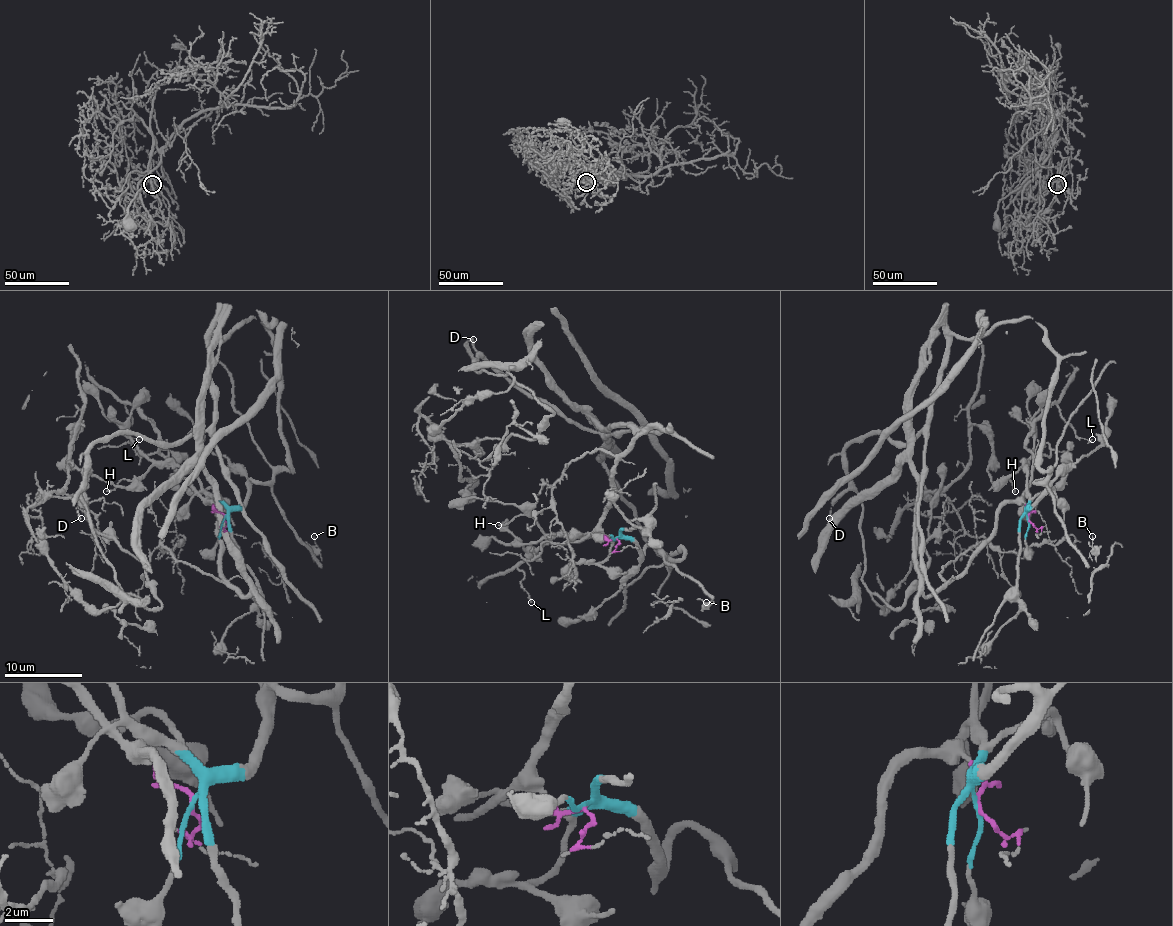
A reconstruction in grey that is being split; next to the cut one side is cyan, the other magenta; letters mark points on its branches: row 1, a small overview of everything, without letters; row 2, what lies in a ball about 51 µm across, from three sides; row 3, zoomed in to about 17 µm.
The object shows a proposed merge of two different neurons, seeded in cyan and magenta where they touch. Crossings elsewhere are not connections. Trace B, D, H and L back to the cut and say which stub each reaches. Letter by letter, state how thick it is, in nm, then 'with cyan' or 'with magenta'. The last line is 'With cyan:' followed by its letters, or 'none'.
B: calibre 100 nm; with cyan
D: calibre 110 nm; with cyan
H: calibre 140 nm; with cyan
L: calibre 140 nm; with magenta
With cyan: B, D, H

